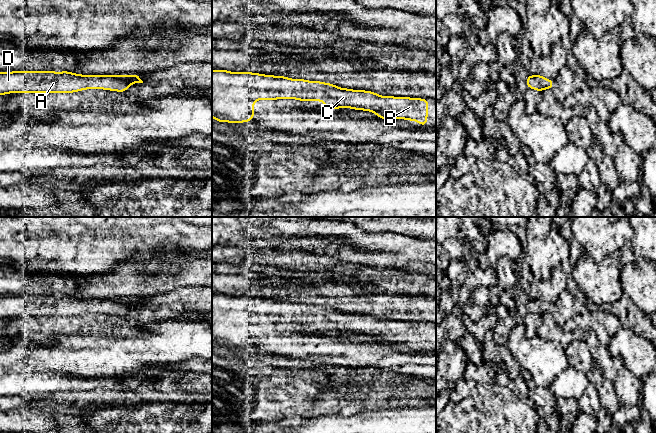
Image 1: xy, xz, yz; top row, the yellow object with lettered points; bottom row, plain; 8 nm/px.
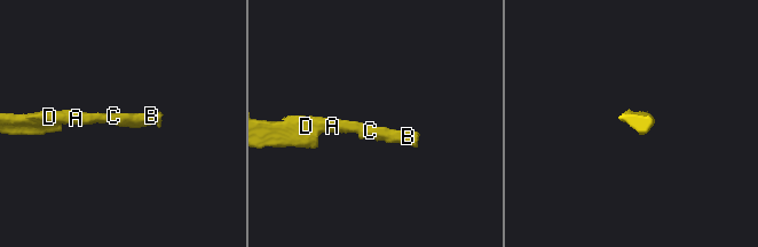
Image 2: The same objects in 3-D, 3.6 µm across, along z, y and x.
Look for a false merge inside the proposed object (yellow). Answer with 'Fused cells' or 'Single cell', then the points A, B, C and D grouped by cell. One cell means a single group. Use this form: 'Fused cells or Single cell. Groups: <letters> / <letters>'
Single cell. Groups: A B C D

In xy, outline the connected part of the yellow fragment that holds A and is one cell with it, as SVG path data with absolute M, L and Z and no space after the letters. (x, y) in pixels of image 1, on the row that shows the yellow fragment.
M68 71L0 72L0 95L9 93L74 93L86 89L126 92L134 83L143 83L140 74L82 75Z

